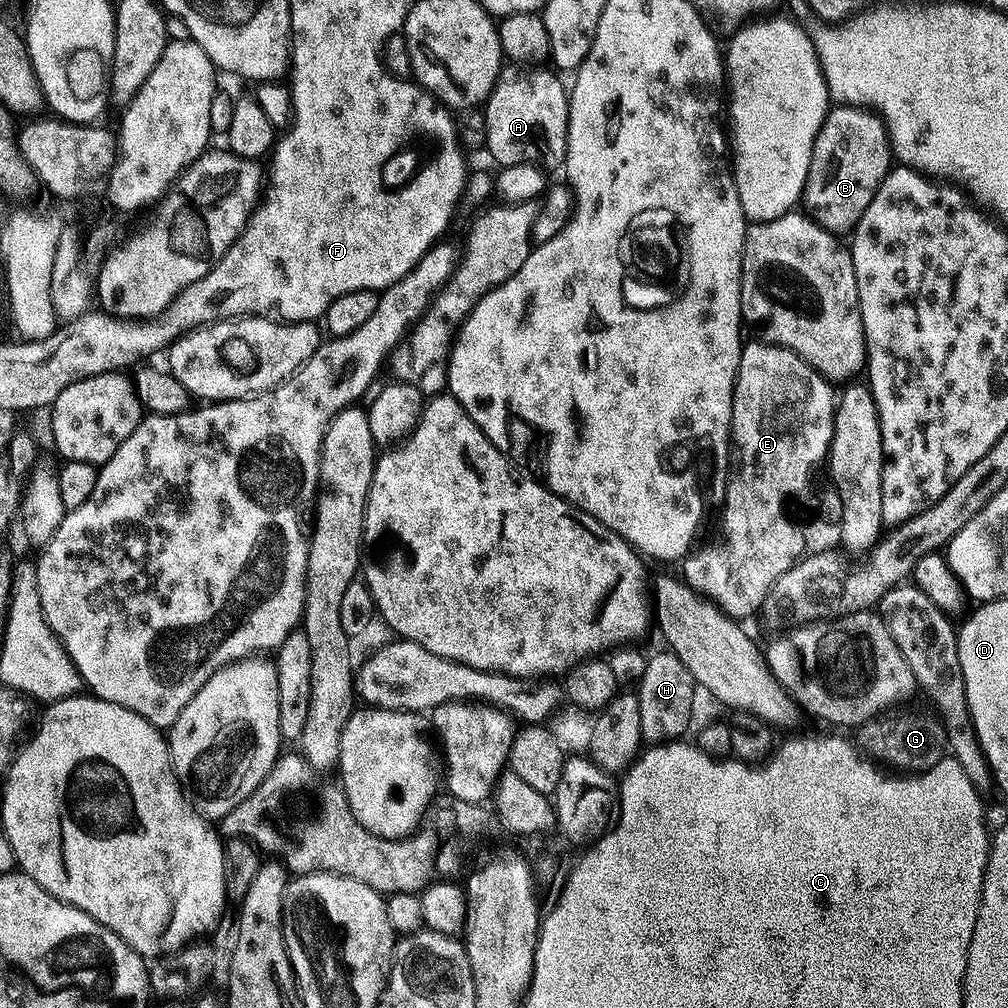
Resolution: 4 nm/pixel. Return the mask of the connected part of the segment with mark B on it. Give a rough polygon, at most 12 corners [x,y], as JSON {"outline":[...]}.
{"outline":[[833,107],[803,207],[855,229],[893,164],[888,127]]}

